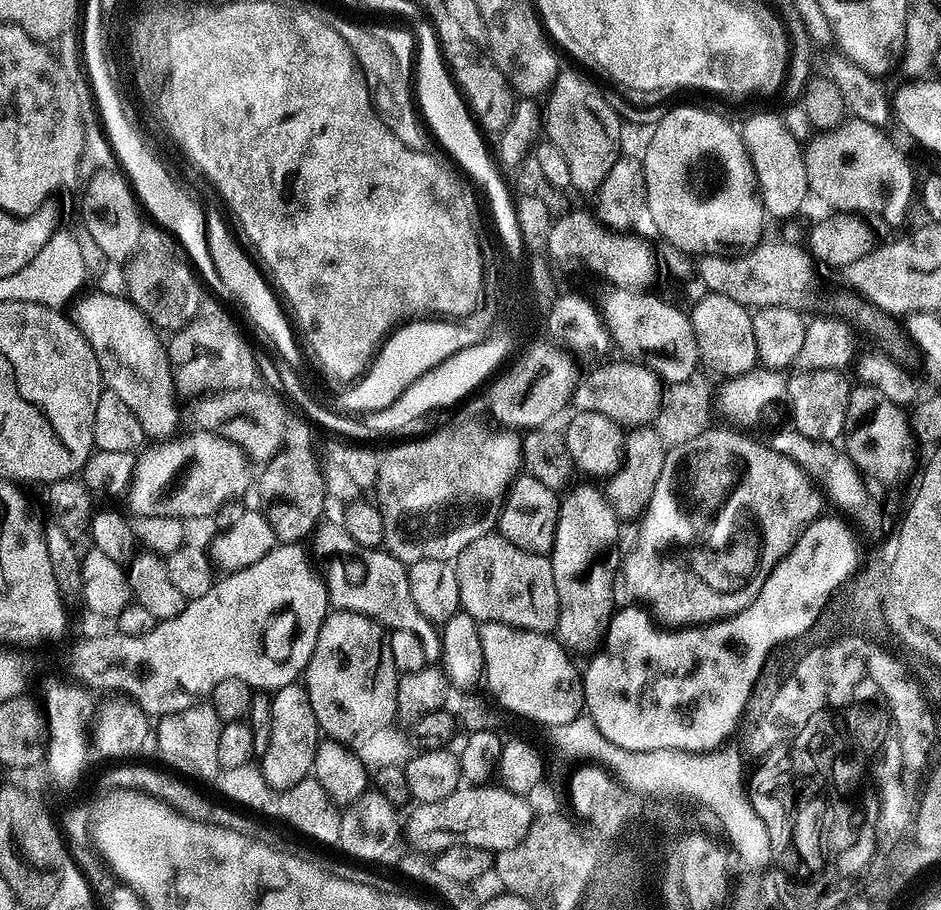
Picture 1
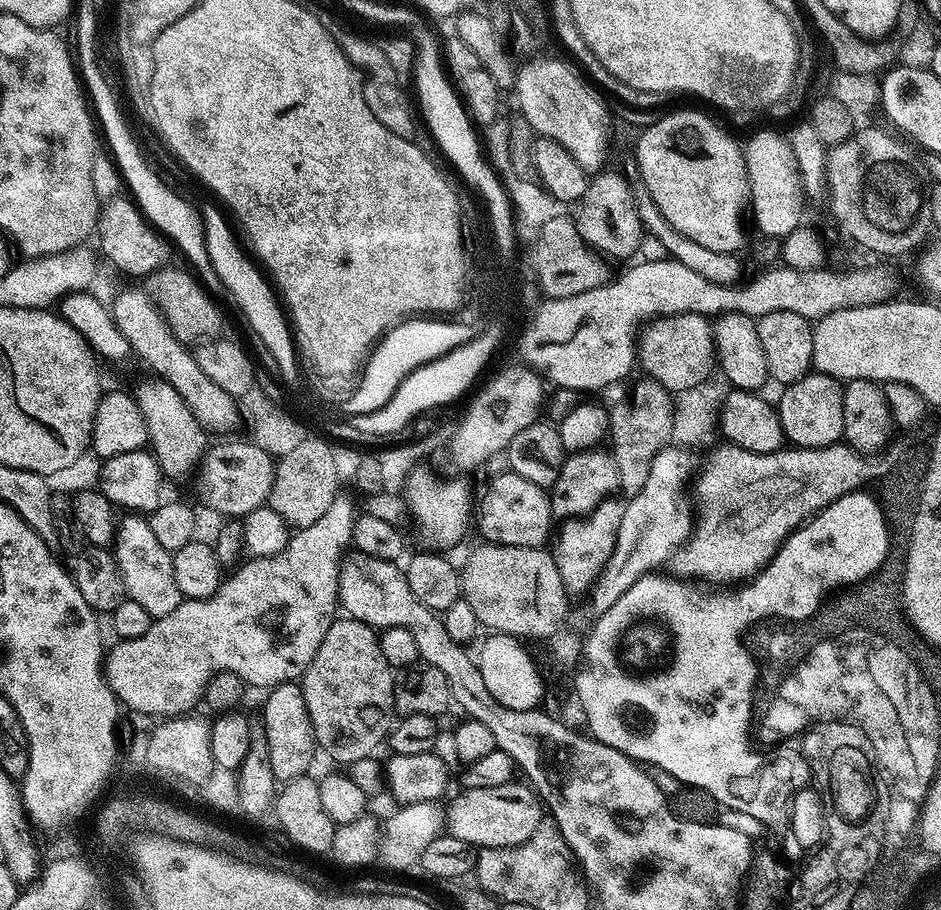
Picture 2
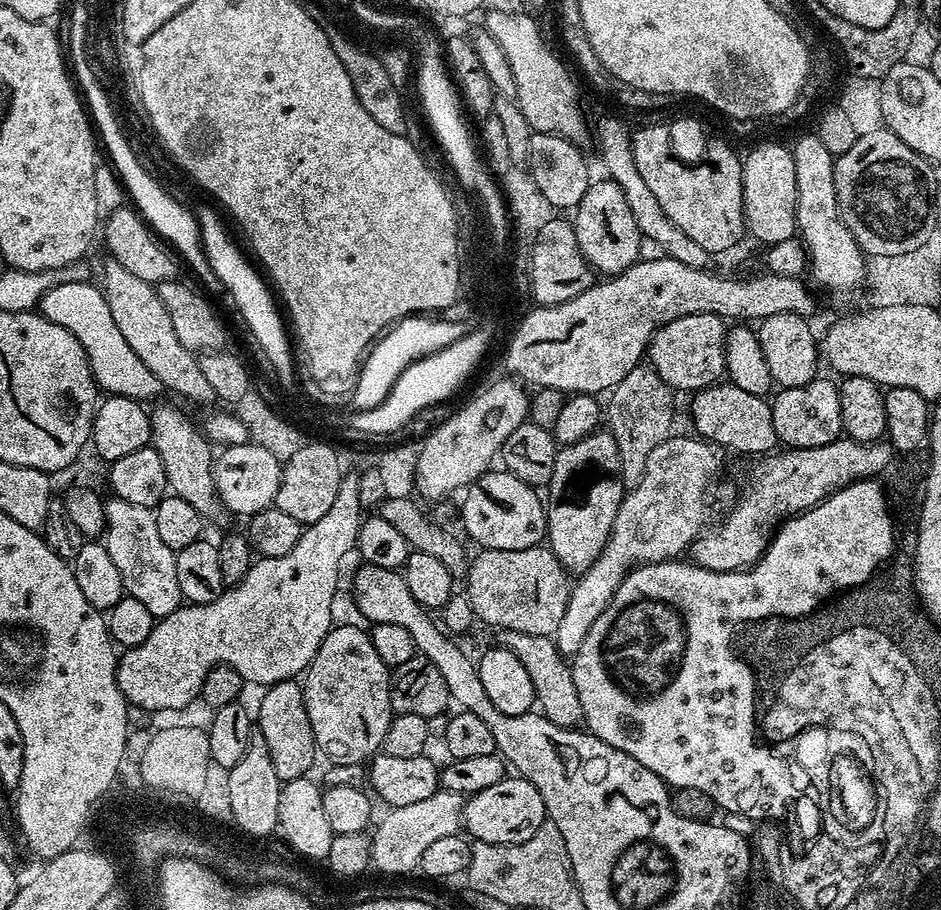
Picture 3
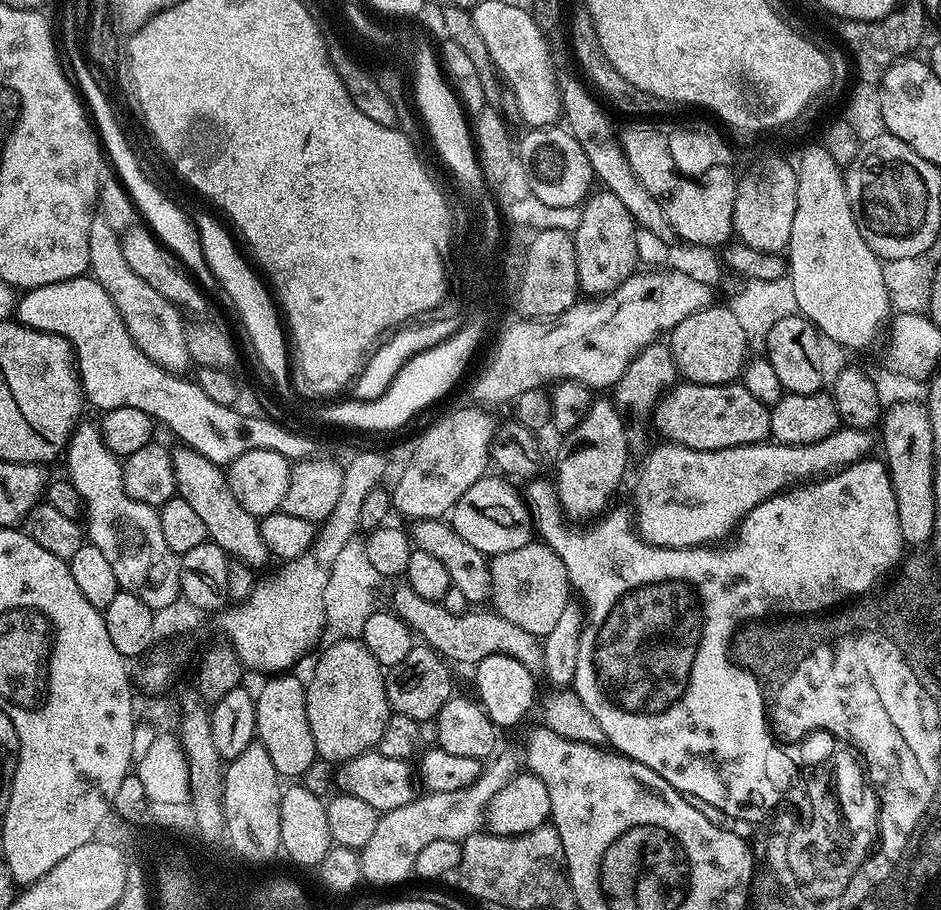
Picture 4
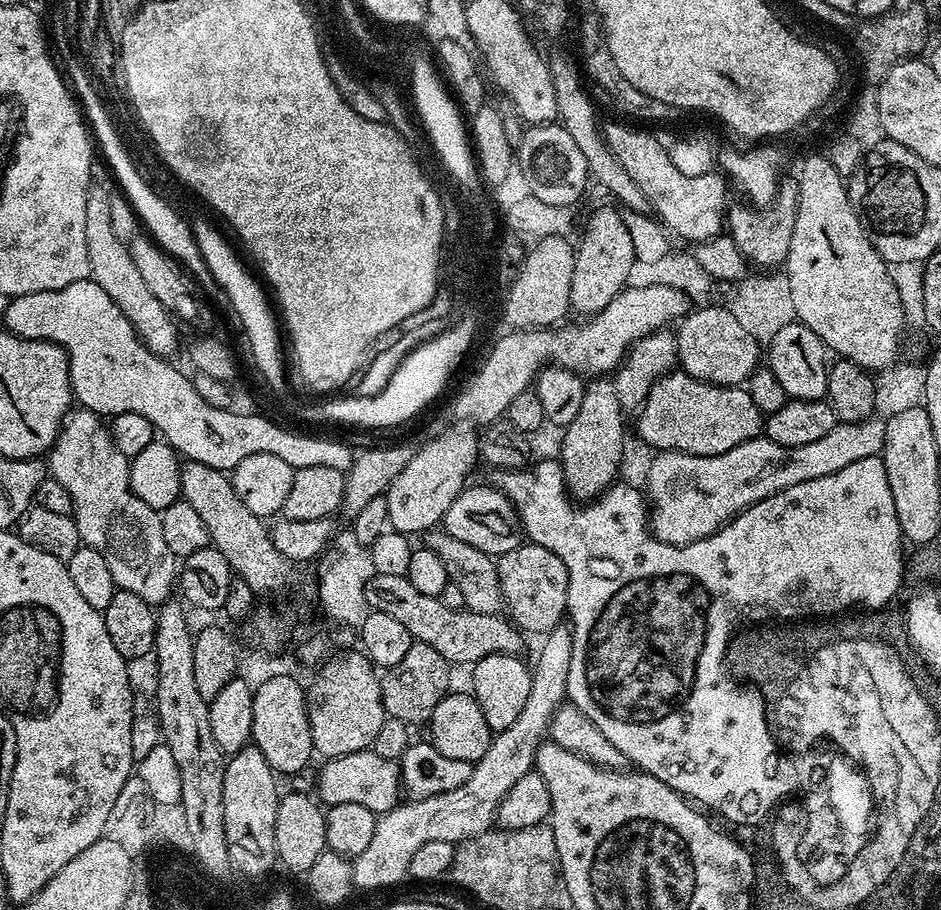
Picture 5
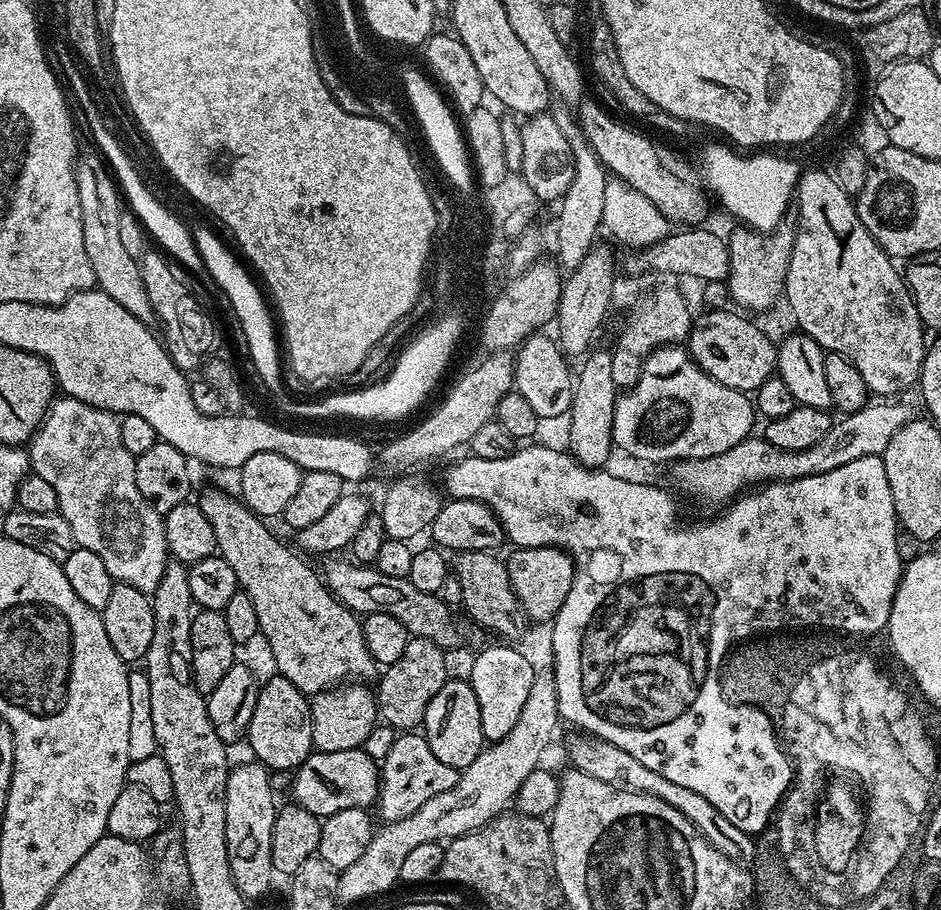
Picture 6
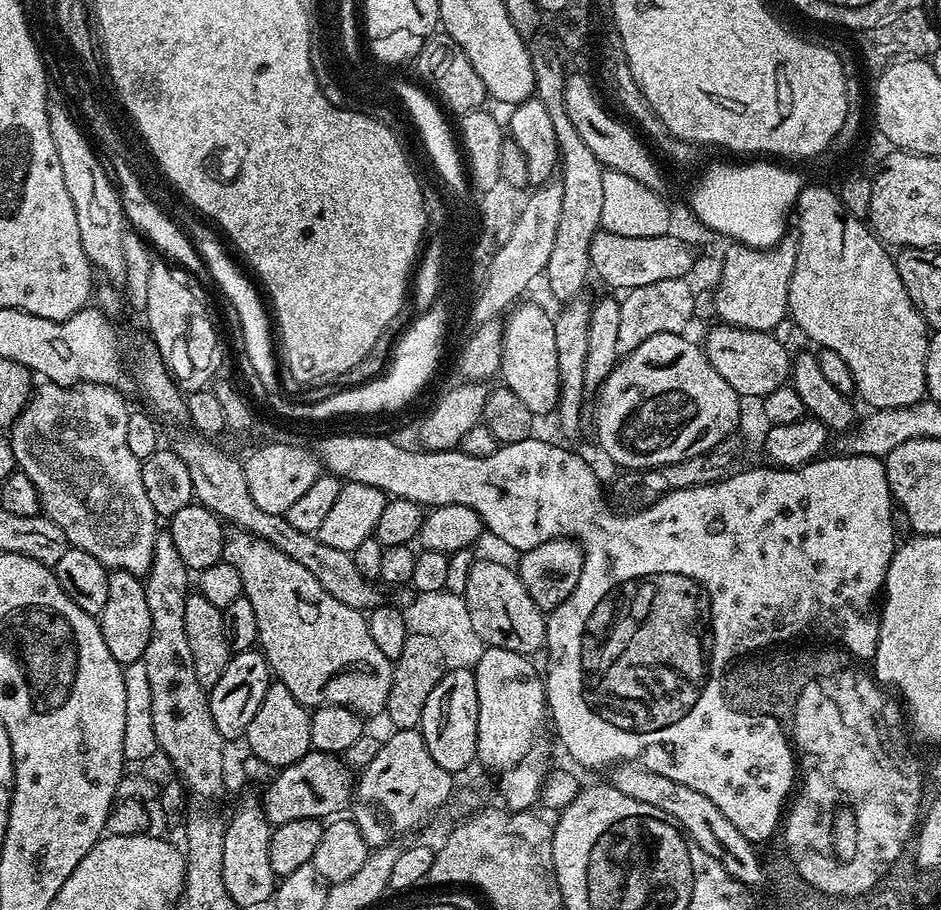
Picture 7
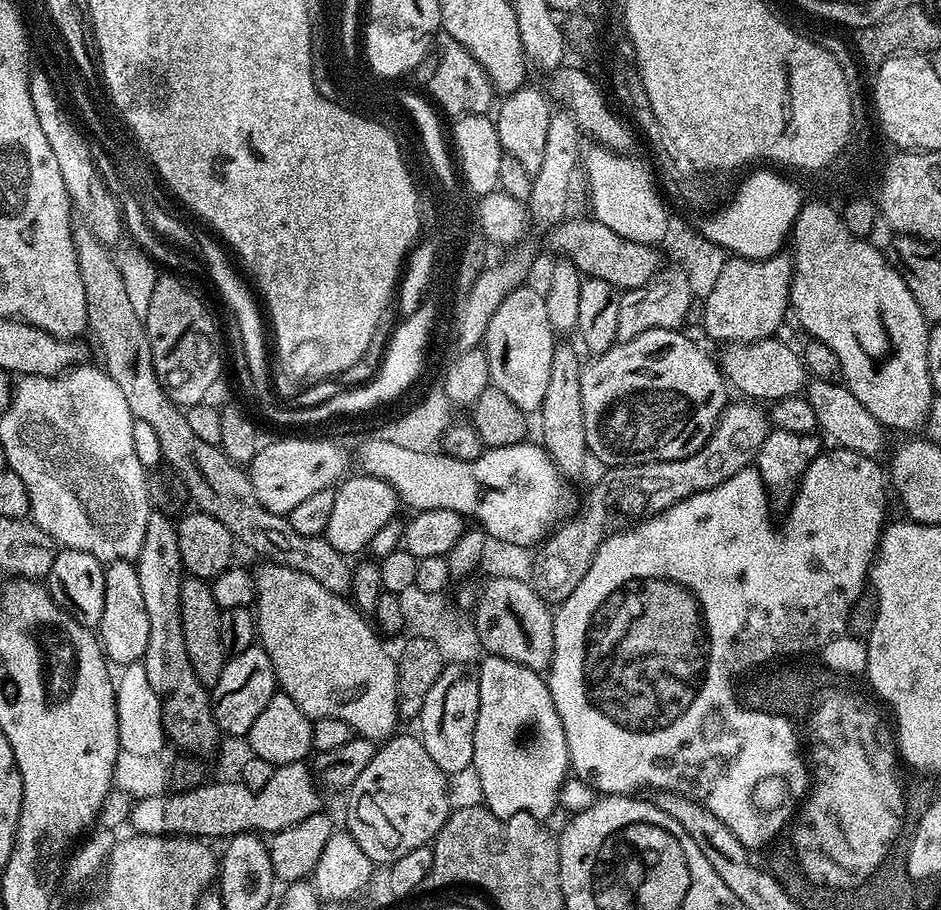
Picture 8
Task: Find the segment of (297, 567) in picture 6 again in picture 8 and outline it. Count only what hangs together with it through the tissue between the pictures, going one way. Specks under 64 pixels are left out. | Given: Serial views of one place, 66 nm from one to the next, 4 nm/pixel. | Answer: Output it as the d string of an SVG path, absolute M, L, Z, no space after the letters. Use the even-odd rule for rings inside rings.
M264 562L254 572L254 615L259 647L270 658L276 671L279 691L285 692L313 721L333 716L345 720L353 733L369 738L387 738L397 731L396 660L384 649L377 629L366 621L365 613L351 599L326 590L310 574L285 564Z

